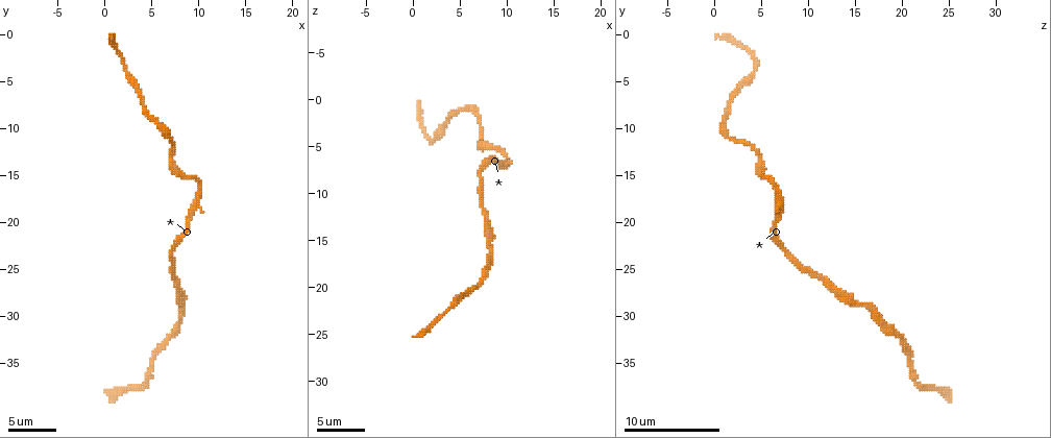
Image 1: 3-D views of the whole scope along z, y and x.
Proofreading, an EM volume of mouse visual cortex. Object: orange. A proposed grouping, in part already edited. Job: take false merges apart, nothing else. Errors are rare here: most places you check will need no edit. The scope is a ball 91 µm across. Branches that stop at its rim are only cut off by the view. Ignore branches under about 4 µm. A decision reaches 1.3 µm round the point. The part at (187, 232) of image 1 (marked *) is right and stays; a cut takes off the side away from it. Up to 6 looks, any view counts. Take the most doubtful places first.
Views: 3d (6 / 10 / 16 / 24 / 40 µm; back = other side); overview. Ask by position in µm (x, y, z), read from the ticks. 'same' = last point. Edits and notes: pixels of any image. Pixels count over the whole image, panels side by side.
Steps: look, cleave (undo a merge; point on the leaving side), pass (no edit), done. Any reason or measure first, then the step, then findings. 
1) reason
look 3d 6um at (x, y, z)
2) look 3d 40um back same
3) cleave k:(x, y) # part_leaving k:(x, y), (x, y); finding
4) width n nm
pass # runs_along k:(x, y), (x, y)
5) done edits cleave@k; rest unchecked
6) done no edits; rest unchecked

calibre changes
look 3d 10um at (5.0, 35.6, 21.0)

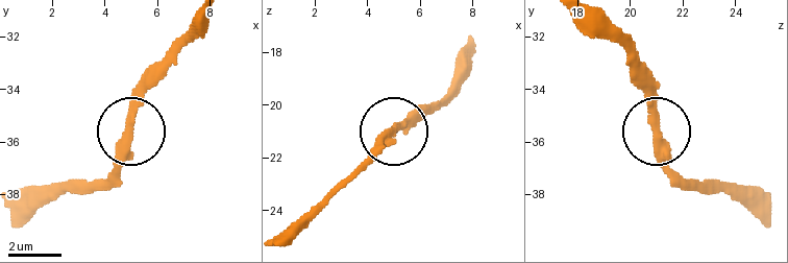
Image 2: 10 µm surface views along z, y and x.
width 310 nm
pass # all the same neuron

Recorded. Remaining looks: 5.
narrows sharply
look 3d 16um at (7.8, 30.8, 18.0)

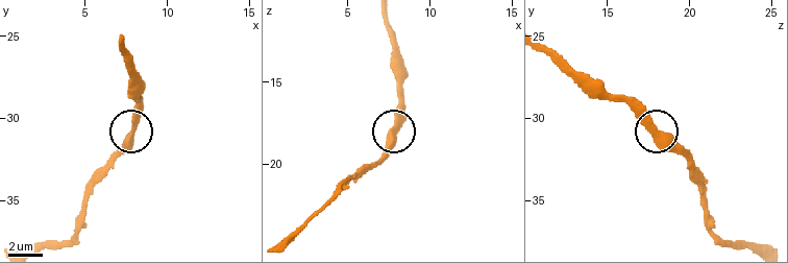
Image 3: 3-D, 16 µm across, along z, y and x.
pass # runs_along 3:(543, 44), (607, 91), (628, 100), (685, 158); all the same neuron

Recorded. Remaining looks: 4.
thick turns thin
look 3d 16um at (7.8, 27.4, 13.0)

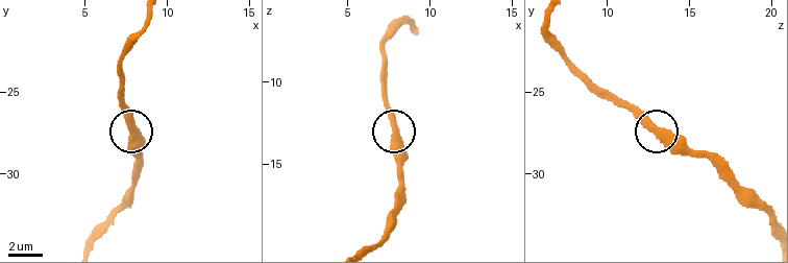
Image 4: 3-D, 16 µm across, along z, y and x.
pass # runs_along 4:(550, 27), (559, 47), (596, 85), (625, 101), (687, 154); one neuron here

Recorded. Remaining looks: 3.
done no edits; rest unchecked

